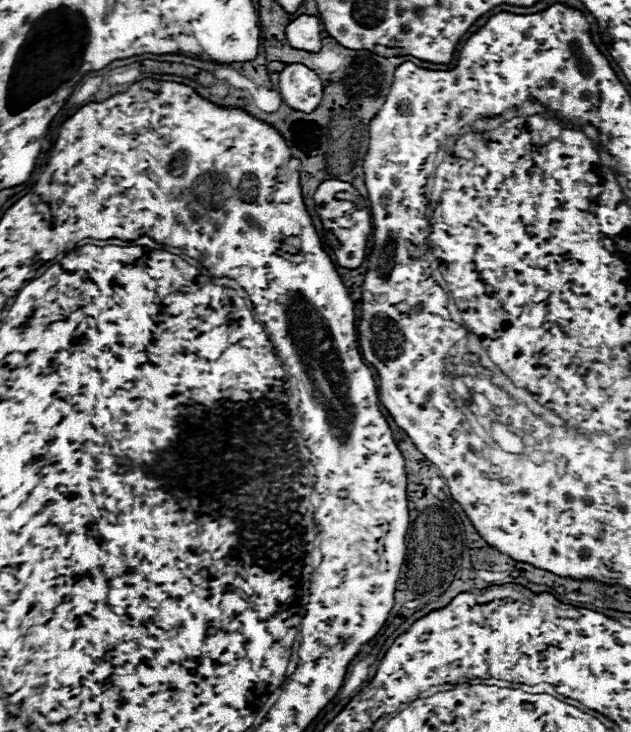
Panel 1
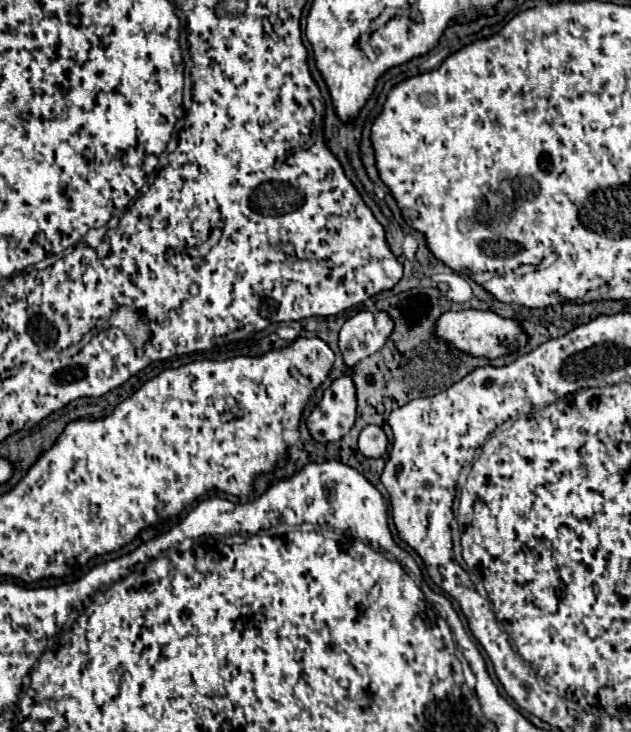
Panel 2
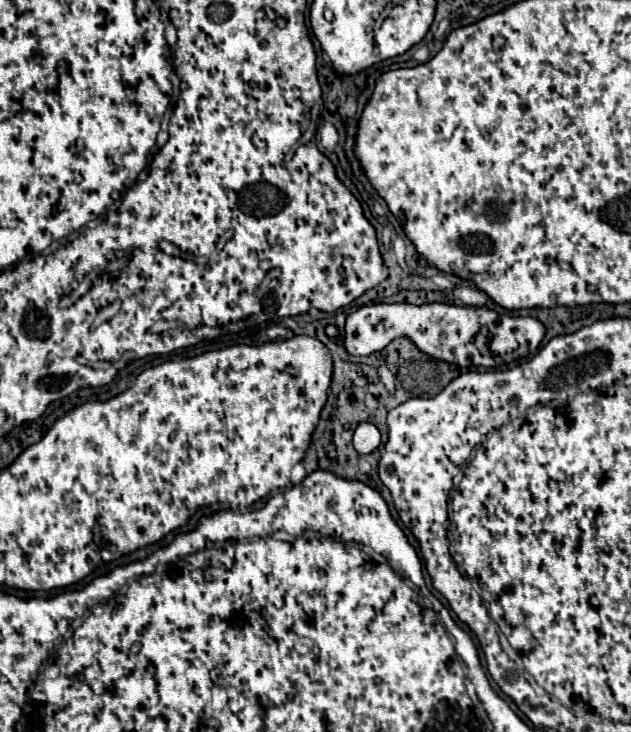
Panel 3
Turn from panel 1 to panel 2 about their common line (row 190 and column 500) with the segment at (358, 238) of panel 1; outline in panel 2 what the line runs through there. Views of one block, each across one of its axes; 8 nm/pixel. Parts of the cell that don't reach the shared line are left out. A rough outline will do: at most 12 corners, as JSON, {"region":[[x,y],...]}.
{"region":[[488,310],[444,312],[434,336],[468,356],[526,346],[518,320]]}

